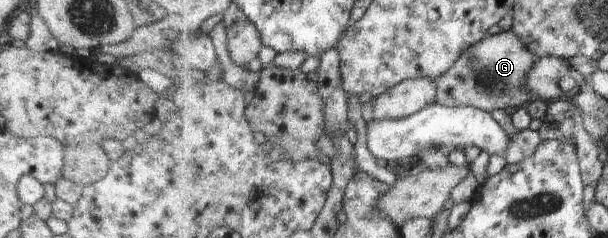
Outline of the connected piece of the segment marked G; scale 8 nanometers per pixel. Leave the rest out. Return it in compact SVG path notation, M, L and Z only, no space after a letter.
M513 29L498 35L490 35L486 37L484 42L480 42L478 46L466 50L466 54L454 64L453 69L450 69L444 77L437 80L437 102L448 107L478 107L488 112L496 109L509 112L521 109L534 100L534 96L530 92L530 88L528 88L528 82L530 82L530 72L534 70L534 64L538 61L539 57L522 42L522 38Z

